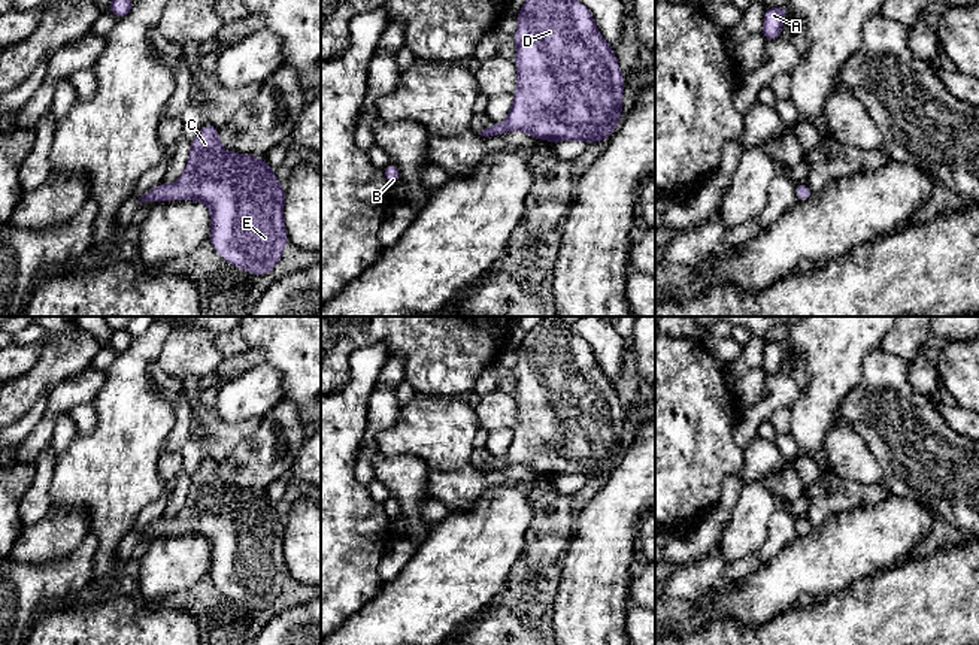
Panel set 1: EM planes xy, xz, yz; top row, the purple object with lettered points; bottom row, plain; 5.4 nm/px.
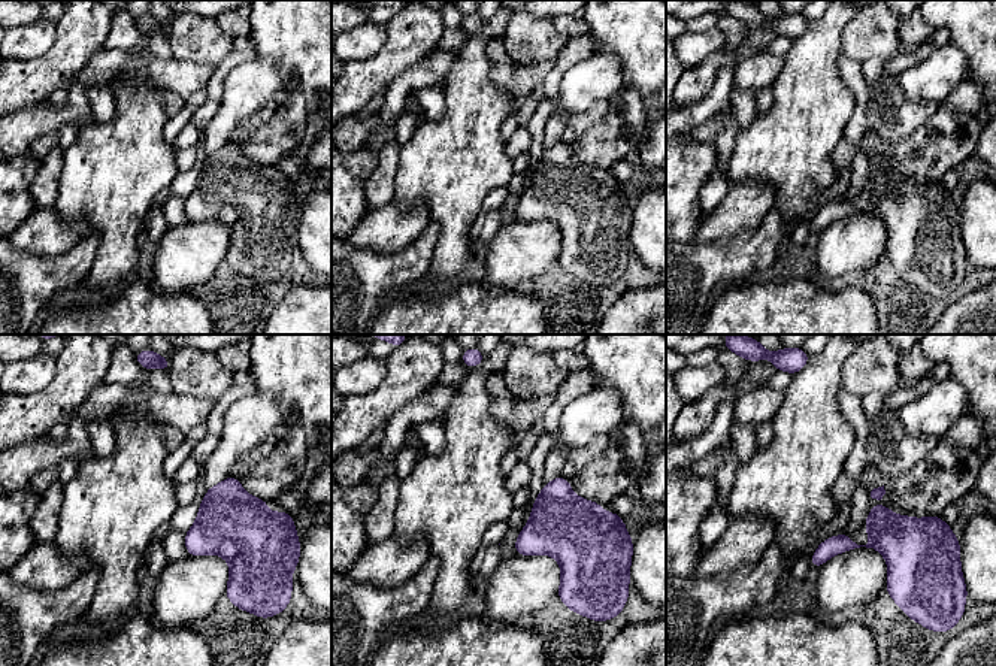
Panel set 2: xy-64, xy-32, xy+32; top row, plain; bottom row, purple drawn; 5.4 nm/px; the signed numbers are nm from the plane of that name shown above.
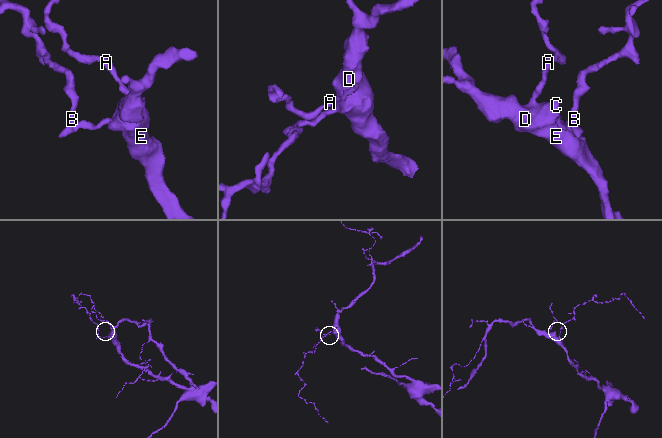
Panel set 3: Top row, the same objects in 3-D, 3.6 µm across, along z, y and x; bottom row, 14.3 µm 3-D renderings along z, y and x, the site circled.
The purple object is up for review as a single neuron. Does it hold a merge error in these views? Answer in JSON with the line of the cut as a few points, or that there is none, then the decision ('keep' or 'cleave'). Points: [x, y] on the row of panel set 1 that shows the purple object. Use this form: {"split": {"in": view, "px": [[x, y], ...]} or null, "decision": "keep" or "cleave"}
{"split": null, "decision": "keep"}

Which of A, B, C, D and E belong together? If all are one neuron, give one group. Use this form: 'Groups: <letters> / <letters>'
Groups: A B C D E

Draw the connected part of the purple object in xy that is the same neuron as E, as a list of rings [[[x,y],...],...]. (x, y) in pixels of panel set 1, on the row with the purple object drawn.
[[[206,124],[190,140],[188,164],[181,178],[167,185],[161,182],[143,194],[143,202],[198,200],[207,205],[212,214],[209,242],[215,251],[236,267],[252,275],[269,273],[281,260],[288,240],[284,222],[285,188],[281,187],[275,170],[261,158],[228,152],[222,149],[218,128]]]

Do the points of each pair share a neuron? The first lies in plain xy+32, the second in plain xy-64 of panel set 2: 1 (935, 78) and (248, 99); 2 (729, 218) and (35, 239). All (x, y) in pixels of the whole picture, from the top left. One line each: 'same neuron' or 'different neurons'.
1: same neuron
2: same neuron

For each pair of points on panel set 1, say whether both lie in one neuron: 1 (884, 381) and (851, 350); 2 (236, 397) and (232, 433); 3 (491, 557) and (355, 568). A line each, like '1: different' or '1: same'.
1: different
2: different
3: different

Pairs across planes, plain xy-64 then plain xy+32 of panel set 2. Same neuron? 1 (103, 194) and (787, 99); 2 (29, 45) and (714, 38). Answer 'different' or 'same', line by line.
1: same
2: same

